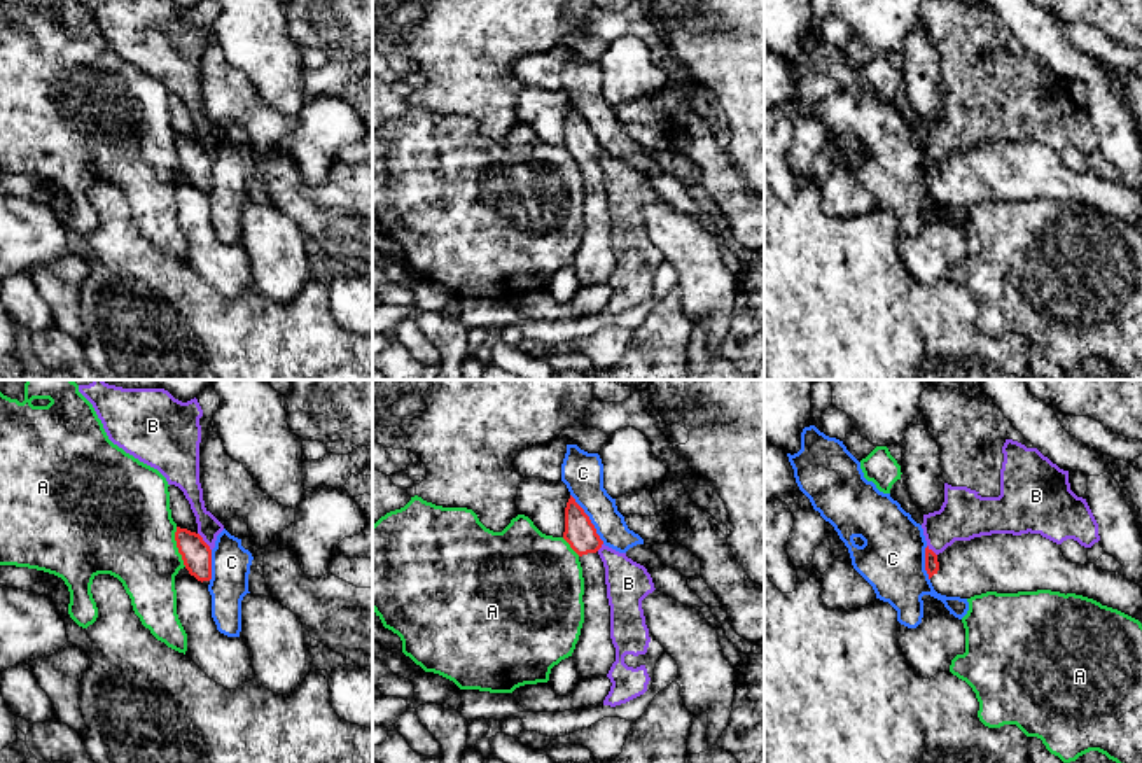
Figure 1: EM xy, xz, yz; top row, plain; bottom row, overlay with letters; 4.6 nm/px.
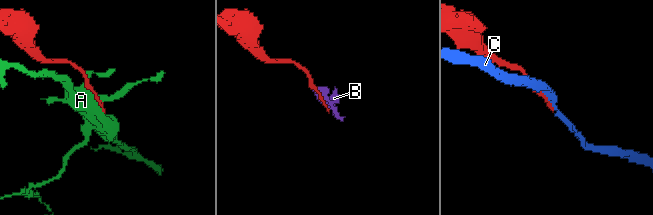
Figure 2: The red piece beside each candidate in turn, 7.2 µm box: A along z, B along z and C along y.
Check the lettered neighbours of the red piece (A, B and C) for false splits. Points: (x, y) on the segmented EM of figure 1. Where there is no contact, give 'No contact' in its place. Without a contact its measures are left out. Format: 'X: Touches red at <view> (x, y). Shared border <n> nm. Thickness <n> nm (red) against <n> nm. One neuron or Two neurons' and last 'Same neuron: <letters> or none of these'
A: Touches red at xy (177, 546). Shared border 190 nm. Thickness 140 nm (red) against 440 nm. Two neurons
B: Touches red at xy (203, 541). Shared border 110 nm. Thickness 140 nm (red) against 110 nm. Two neurons
C: Touches red at xz (588, 518). Shared border 280 nm. Thickness 140 nm (red) against 190 nm. Two neurons
Same neuron: none of these

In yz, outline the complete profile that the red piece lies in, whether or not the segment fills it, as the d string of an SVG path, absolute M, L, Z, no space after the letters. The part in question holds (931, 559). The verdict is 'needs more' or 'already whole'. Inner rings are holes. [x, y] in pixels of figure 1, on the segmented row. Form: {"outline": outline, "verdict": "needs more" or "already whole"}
{"outline": "M992 534L955 541L939 555L927 546L925 570L934 590L946 597L1051 590L1093 598L1142 623L1139 584L1090 562L1069 562L1060 544L1041 534Z", "verdict": "needs more"}

